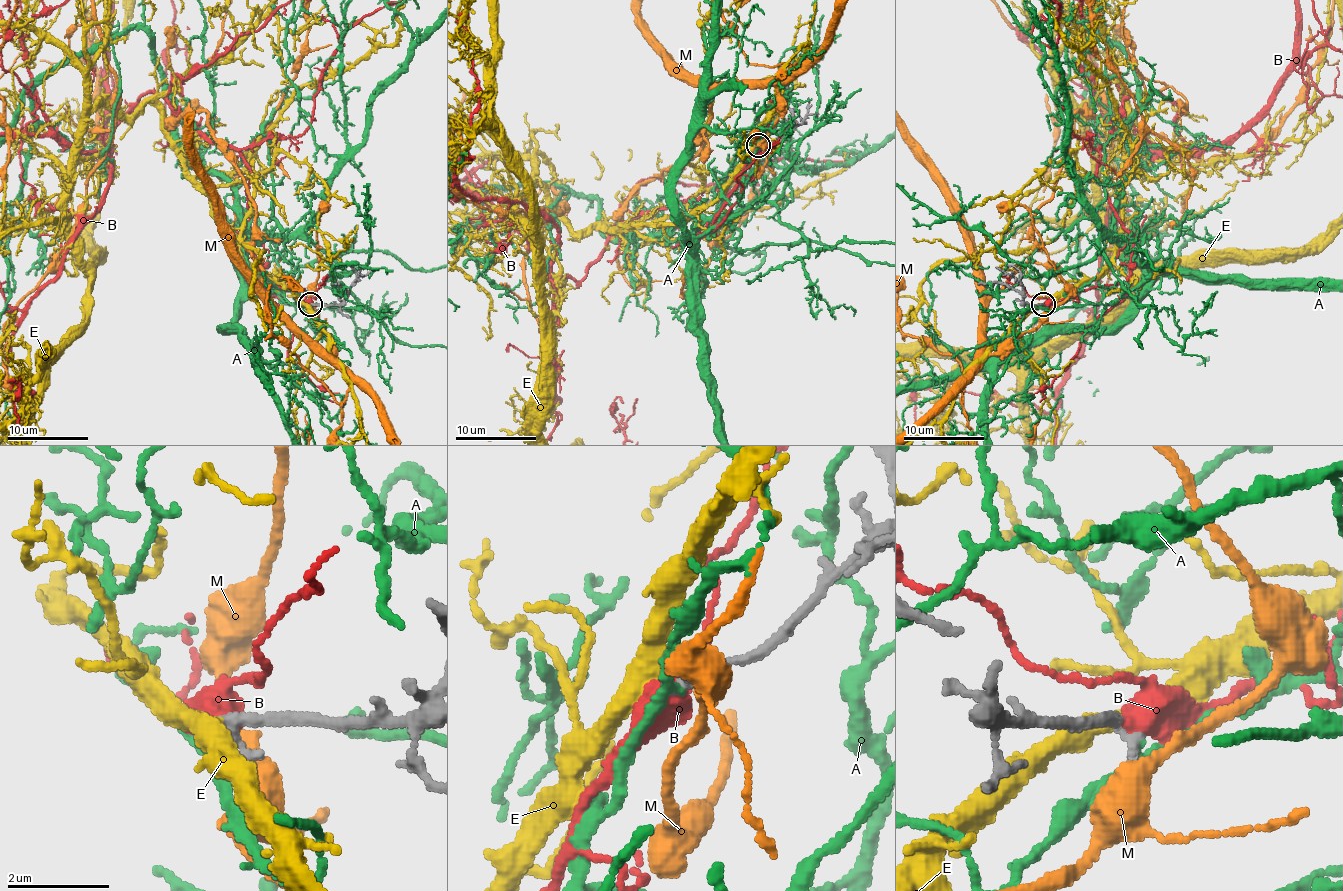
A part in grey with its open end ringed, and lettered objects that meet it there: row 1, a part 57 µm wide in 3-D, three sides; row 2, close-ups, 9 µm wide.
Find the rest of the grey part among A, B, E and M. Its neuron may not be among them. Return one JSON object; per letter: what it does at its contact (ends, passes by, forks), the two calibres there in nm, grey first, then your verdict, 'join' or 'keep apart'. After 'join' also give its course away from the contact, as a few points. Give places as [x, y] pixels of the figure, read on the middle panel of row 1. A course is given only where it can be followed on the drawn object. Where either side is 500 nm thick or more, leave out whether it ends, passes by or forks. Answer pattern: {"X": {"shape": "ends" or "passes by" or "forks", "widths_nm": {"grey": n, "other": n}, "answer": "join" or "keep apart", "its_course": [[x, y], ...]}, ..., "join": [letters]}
{"A": {"shape": "passes by", "widths_nm": {"grey": 280, "other": 180}, "answer": "keep apart"}, "B": {"shape": "passes by", "widths_nm": {"grey": 300, "other": 460}, "answer": "keep apart"}, "E": {"shape": "passes by", "widths_nm": {"grey": 280, "other": 420}, "answer": "join"}, "M": {"shape": "passes by", "widths_nm": {"grey": 220, "other": 440}, "answer": "keep apart"}, "join": ["E"]}

